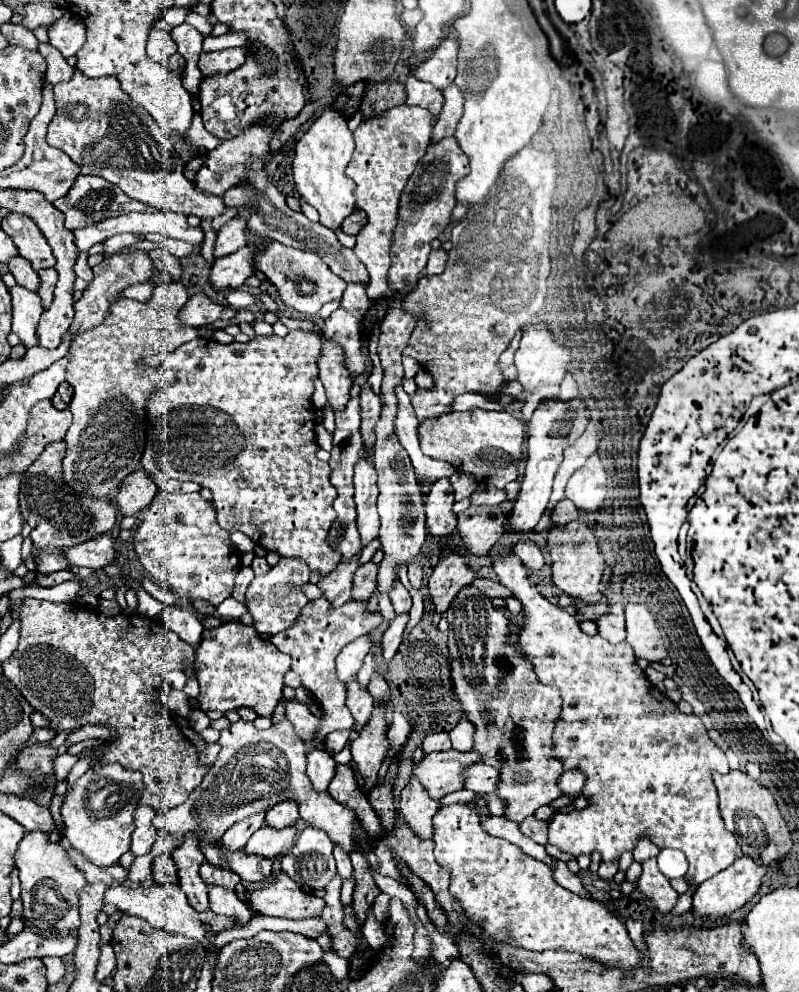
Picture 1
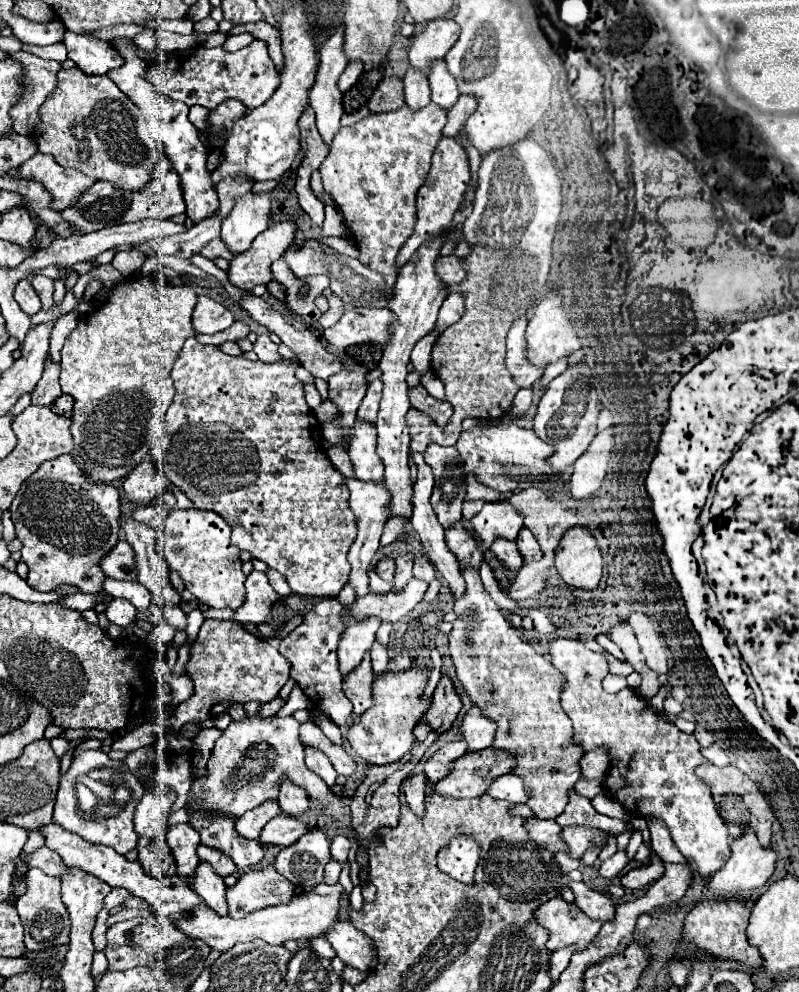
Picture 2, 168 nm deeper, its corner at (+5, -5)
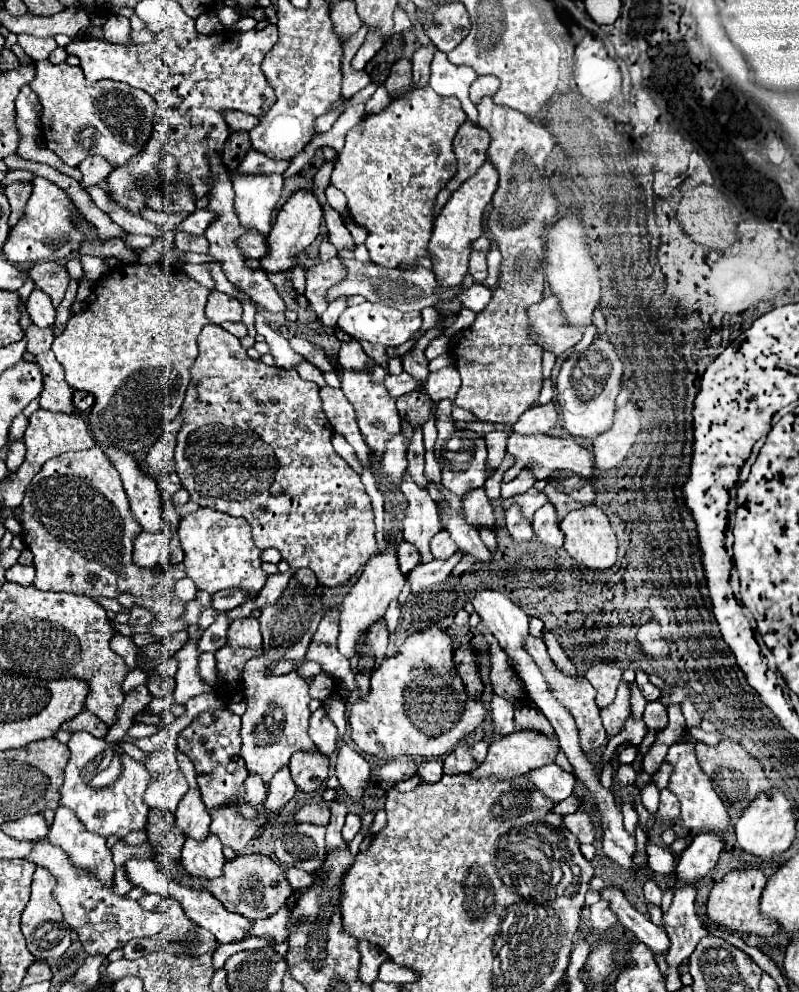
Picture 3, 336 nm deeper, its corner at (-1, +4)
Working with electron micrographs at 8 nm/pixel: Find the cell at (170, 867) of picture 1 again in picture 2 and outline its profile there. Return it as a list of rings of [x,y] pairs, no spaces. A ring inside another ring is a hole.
[[[141,838],[137,842],[137,850],[139,850],[139,864],[143,866],[143,870],[147,874],[151,874],[155,878],[175,874],[173,854],[169,852],[169,846],[165,840]]]

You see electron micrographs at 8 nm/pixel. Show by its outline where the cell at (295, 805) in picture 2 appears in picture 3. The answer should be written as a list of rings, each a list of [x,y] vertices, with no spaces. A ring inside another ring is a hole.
[[[315,747],[315,751],[299,751],[291,757],[289,769],[293,775],[295,785],[301,791],[317,791],[321,783],[327,779],[329,773],[329,757],[321,755],[321,751]]]

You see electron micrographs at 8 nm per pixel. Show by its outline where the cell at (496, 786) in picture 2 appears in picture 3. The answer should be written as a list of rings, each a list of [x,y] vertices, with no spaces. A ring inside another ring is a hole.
[[[551,763],[551,765],[547,765],[547,767],[539,767],[539,769],[531,771],[527,777],[529,777],[529,781],[531,781],[539,791],[543,791],[543,793],[545,793],[549,799],[553,799],[555,803],[567,799],[567,797],[573,793],[575,785],[577,785],[575,775],[563,771],[563,769],[561,769],[559,765],[555,765],[555,763]]]

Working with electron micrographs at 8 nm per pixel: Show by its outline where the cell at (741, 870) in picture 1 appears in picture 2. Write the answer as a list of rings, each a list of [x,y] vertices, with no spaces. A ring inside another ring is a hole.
[[[745,832],[745,836],[737,838],[731,844],[731,858],[727,860],[727,864],[715,872],[709,878],[709,892],[711,894],[751,894],[757,888],[763,888],[763,884],[769,880],[769,876],[775,870],[775,860],[777,854],[773,852],[773,848],[761,848],[761,844],[757,842],[757,836],[753,836],[753,832]]]

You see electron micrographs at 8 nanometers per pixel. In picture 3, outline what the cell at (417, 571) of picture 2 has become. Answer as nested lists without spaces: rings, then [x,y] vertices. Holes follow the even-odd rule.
[[[441,531],[441,533],[437,533],[437,535],[431,539],[431,551],[433,551],[435,559],[447,559],[447,557],[451,557],[451,555],[457,551],[457,545],[455,545],[455,541],[447,535],[447,531]]]

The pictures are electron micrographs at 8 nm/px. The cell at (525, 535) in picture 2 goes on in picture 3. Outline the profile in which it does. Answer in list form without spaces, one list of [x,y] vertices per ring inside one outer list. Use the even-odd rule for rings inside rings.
[[[547,503],[543,505],[535,517],[533,517],[533,531],[535,531],[535,537],[539,541],[543,541],[545,545],[551,545],[555,549],[563,547],[563,531],[559,529],[559,517],[557,517],[557,511],[555,511],[555,505],[553,503]]]

